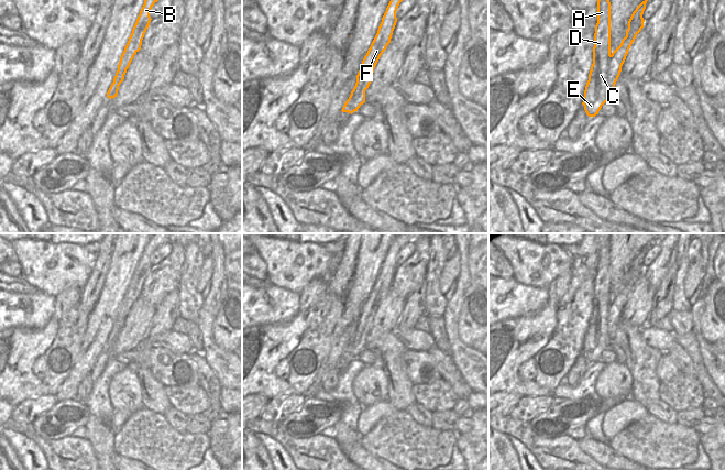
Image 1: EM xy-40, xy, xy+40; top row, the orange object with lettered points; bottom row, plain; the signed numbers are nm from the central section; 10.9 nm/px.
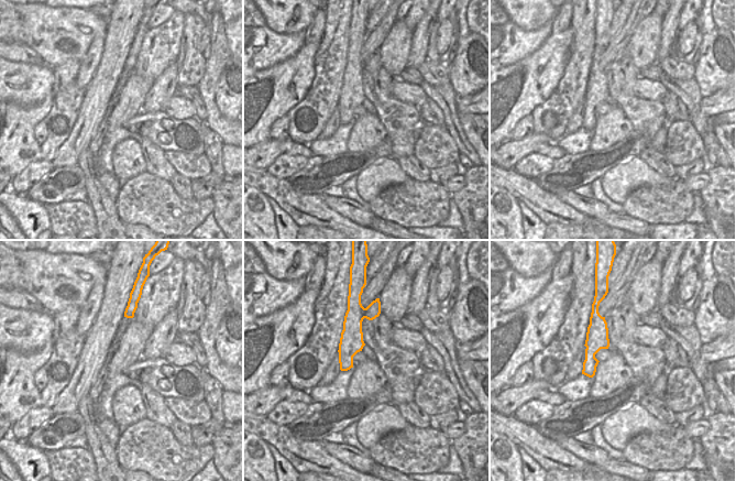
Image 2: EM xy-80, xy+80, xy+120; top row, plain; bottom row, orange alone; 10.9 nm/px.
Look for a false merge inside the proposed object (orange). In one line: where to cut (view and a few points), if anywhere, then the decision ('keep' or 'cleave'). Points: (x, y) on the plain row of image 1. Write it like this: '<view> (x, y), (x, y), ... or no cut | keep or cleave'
xy+40 (612, 302), (608, 308), (608, 340), (603, 349) | cleave

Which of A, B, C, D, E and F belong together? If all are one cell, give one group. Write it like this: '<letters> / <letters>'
A C D E / B F

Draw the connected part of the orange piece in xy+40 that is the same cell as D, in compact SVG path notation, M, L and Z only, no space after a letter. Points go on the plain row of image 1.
M602 241L597 245L593 310L582 349L589 363L598 361L609 339L607 321L611 303L611 249L608 242Z

